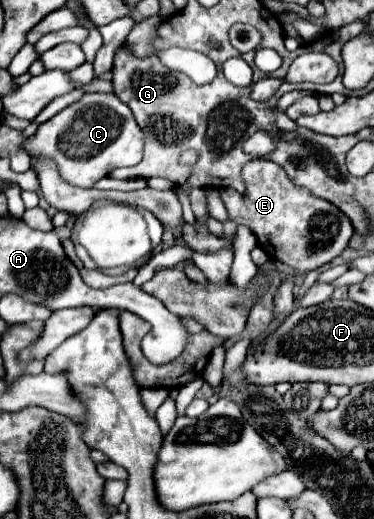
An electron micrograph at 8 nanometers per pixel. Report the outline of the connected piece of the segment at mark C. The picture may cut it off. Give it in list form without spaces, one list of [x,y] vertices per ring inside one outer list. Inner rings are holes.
[[[84,94],[76,104],[40,124],[38,132],[24,142],[26,152],[46,152],[56,160],[62,178],[74,186],[92,188],[114,168],[134,166],[142,160],[144,134],[136,124],[132,110],[114,94]]]

